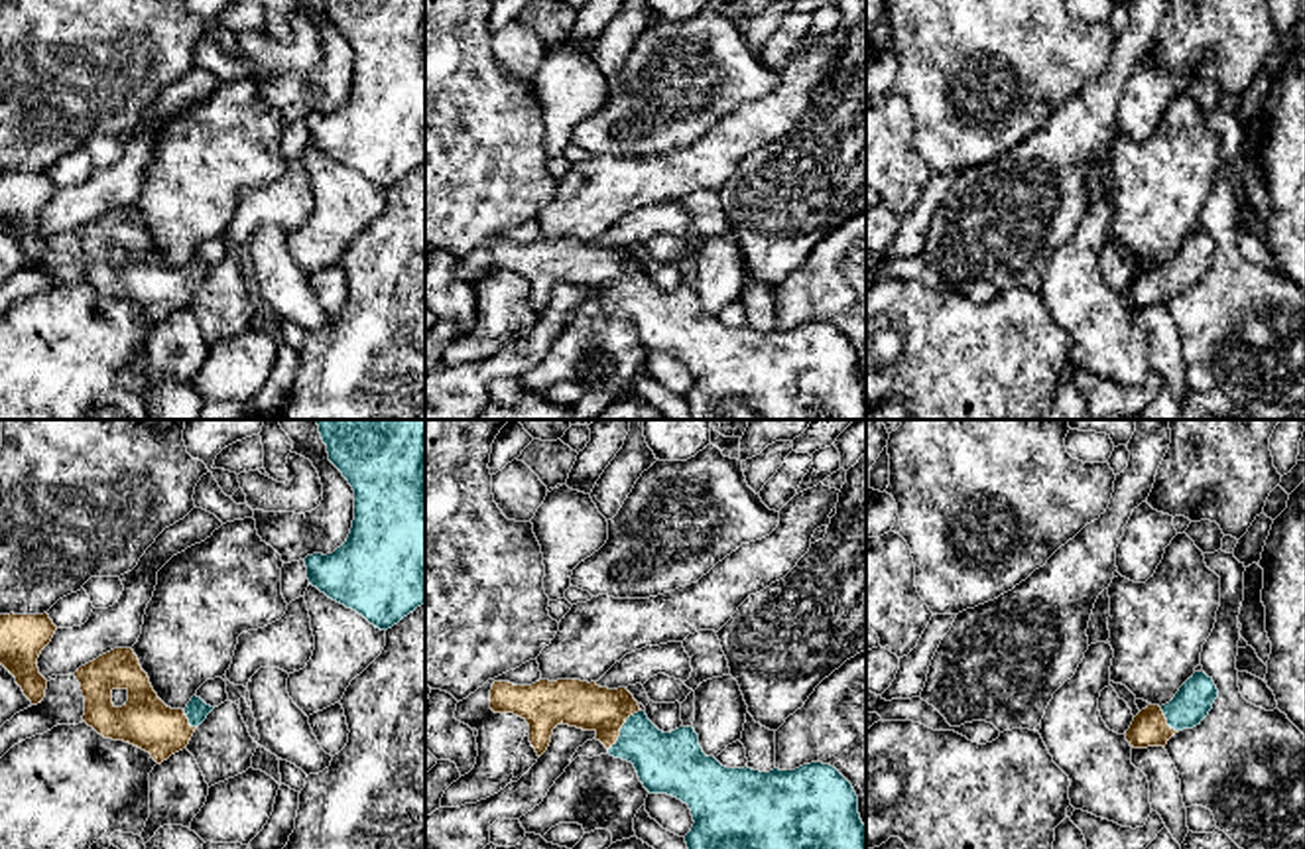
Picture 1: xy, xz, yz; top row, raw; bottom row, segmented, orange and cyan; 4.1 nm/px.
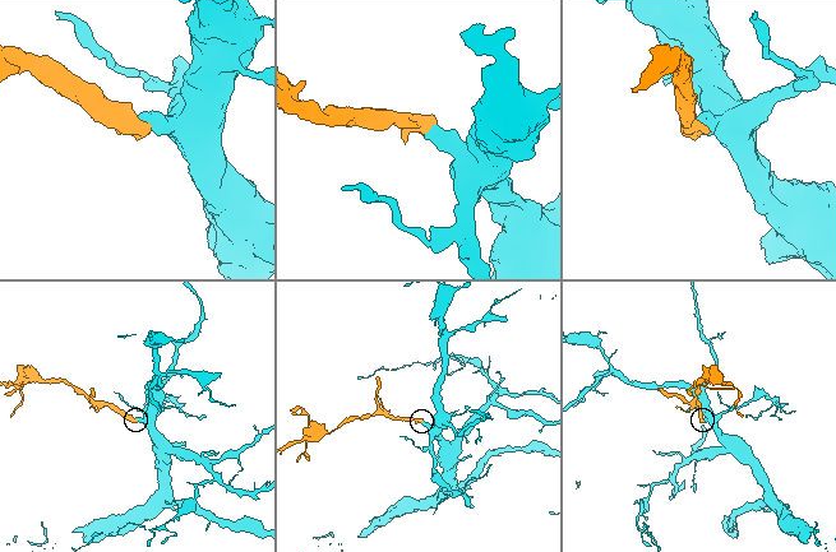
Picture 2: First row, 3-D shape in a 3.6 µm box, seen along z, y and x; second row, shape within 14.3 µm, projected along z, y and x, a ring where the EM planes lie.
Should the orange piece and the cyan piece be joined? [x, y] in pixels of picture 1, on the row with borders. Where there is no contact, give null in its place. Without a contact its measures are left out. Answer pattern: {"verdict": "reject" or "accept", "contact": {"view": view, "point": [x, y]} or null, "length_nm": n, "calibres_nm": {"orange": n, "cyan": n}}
{"verdict": "accept", "contact": {"view": "xz", "point": [621, 727]}, "length_nm": 220, "calibres_nm": {"orange": 190, "cyan": 260}}

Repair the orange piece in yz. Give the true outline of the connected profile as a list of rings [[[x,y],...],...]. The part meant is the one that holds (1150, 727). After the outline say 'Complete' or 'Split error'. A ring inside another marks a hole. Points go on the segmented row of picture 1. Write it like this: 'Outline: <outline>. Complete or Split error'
Outline: [[[1195,672],[1165,705],[1148,705],[1142,709],[1130,729],[1126,741],[1134,749],[1163,747],[1183,731],[1201,725],[1212,709],[1218,689],[1205,672]]]. Split error

